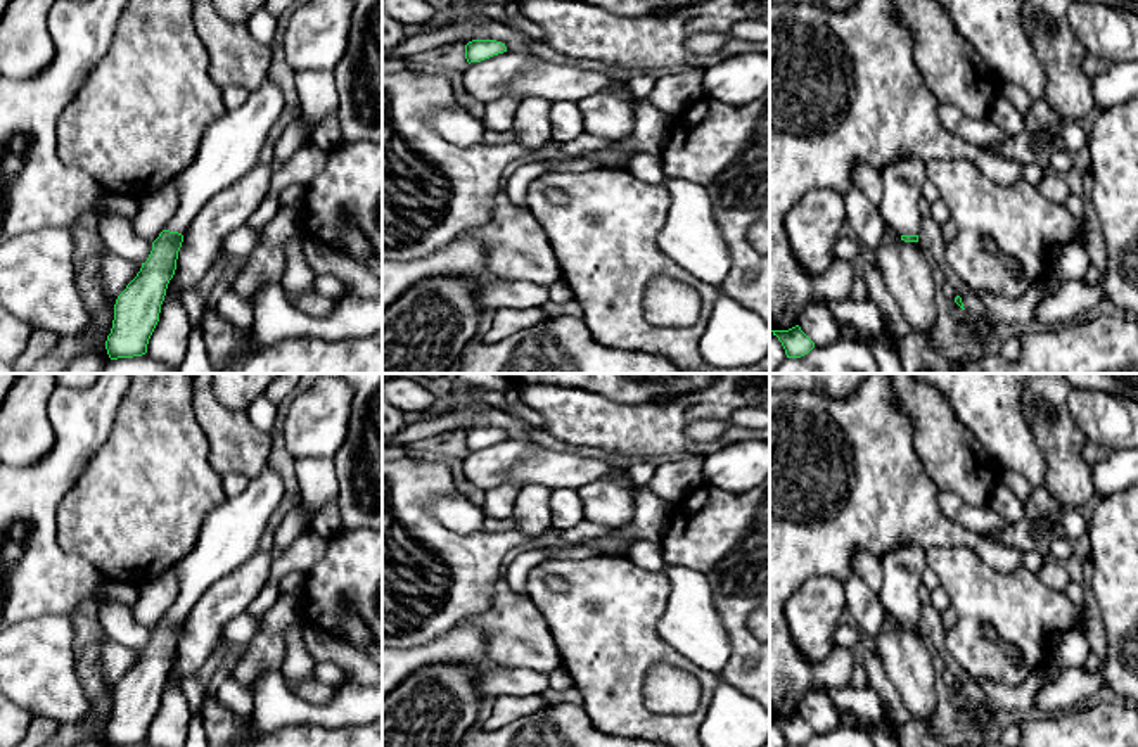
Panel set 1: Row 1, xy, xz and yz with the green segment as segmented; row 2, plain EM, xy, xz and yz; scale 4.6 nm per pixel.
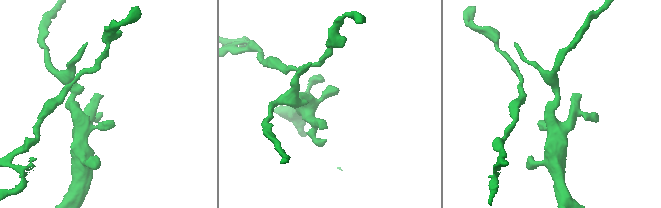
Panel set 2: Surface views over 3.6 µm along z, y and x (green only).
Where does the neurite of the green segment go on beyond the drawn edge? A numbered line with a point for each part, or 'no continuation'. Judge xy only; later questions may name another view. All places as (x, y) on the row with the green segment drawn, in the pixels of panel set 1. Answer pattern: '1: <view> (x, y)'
1: xy (230, 147)

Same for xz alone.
no continuation

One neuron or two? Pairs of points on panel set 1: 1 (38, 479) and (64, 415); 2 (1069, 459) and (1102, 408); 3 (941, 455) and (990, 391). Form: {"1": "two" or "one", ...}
{"1": "one", "2": "two", "3": "two"}

